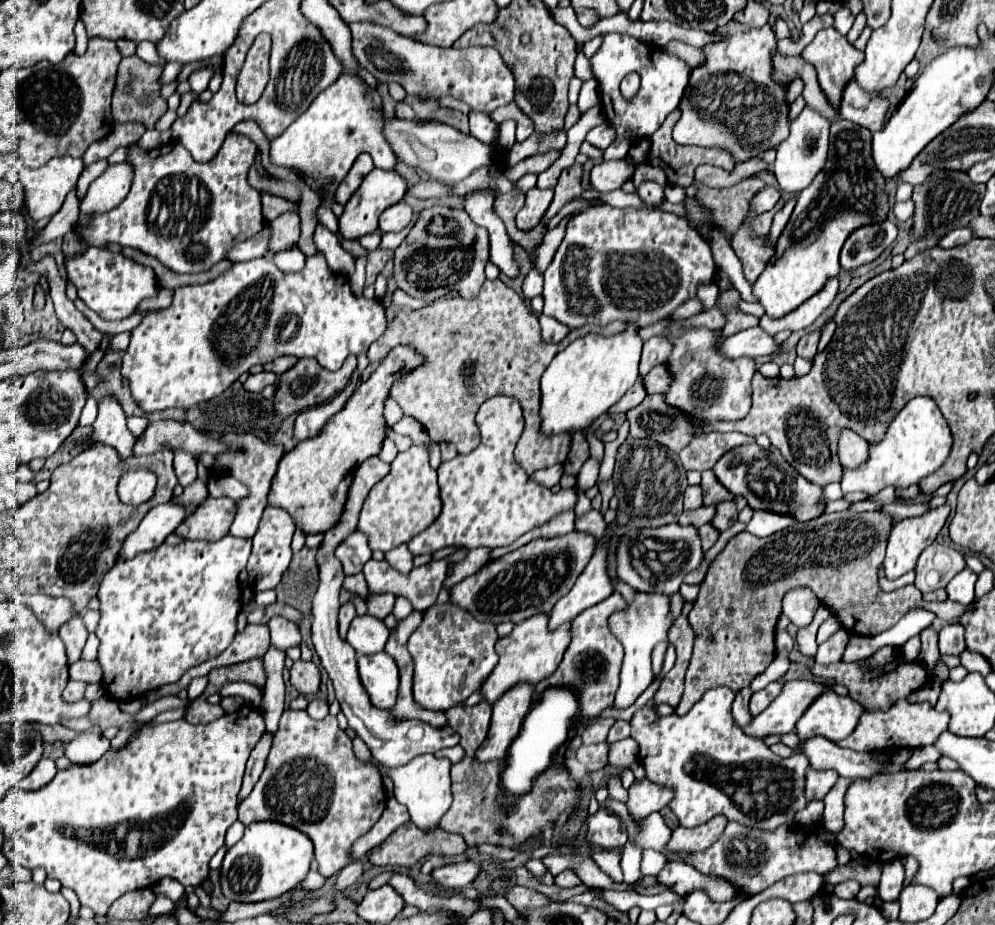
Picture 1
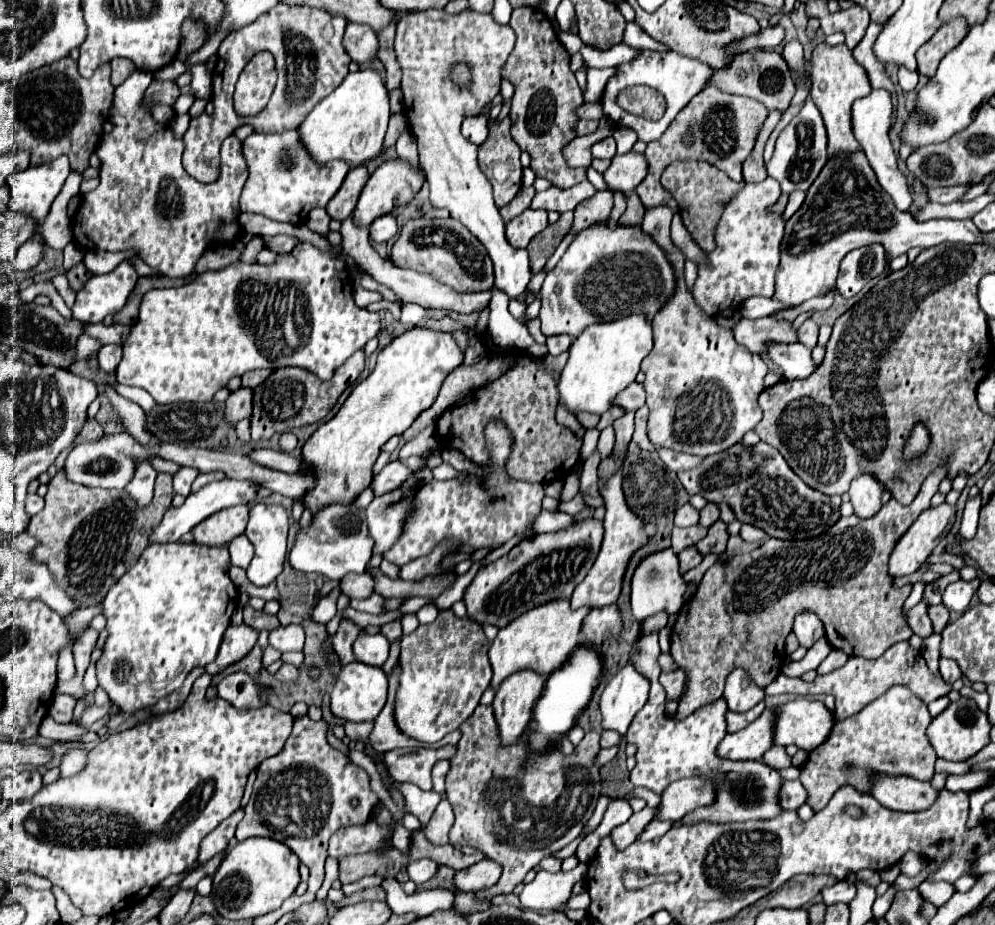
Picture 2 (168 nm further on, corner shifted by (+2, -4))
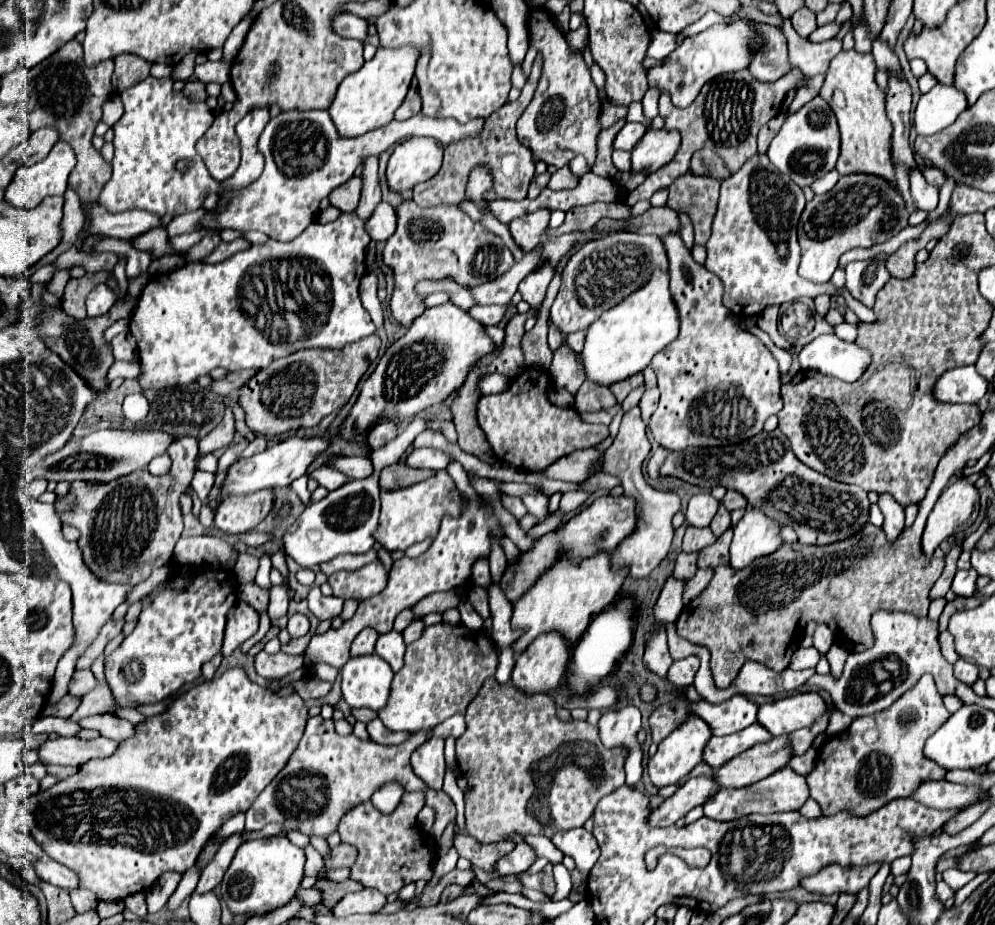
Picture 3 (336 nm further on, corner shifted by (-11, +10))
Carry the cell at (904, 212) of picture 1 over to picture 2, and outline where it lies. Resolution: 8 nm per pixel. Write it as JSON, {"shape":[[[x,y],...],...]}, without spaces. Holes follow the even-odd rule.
{"shape":[[[875,88],[871,94],[859,98],[853,102],[853,134],[857,138],[857,142],[861,144],[871,168],[877,174],[879,184],[883,186],[883,190],[893,198],[895,206],[899,210],[907,210],[911,206],[911,190],[907,188],[907,180],[905,176],[899,172],[897,168],[897,156],[895,150],[889,142],[889,126],[891,126],[891,114],[893,114],[893,104],[891,104],[891,92],[883,90],[883,88]]]}

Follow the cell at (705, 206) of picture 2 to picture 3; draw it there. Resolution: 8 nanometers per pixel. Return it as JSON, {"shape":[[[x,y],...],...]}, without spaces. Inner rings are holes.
{"shape":[[[690,172],[680,176],[670,186],[666,206],[690,216],[694,224],[696,244],[700,246],[704,246],[710,238],[712,220],[718,204],[718,190],[720,180],[714,180],[712,176],[692,176]]]}

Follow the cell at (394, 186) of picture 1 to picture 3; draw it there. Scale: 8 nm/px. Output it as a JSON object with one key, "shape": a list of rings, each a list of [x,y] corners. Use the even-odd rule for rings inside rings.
{"shape":[[[408,138],[396,144],[386,170],[390,190],[404,192],[430,180],[442,166],[442,152],[444,148],[432,138]]]}

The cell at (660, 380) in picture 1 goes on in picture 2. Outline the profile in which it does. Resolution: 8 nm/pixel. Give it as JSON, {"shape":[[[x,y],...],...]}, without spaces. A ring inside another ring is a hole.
{"shape":[[[633,382],[629,384],[621,394],[619,394],[619,400],[615,400],[617,406],[623,406],[625,410],[639,410],[641,406],[645,406],[645,386],[639,384],[639,382]]]}

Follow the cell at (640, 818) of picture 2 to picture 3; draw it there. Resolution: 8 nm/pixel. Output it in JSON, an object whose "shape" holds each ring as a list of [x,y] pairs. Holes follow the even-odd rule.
{"shape":[[[696,776],[688,778],[680,790],[666,798],[664,804],[656,810],[652,810],[652,826],[670,826],[676,824],[680,818],[684,818],[692,808],[704,806],[716,792],[720,790],[714,776]]]}

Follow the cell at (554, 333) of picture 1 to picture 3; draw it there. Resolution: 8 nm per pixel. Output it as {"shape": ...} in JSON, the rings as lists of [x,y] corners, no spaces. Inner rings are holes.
{"shape":[[[572,332],[566,336],[566,342],[570,348],[574,348],[574,352],[582,352],[584,338],[586,338],[586,332]]]}

